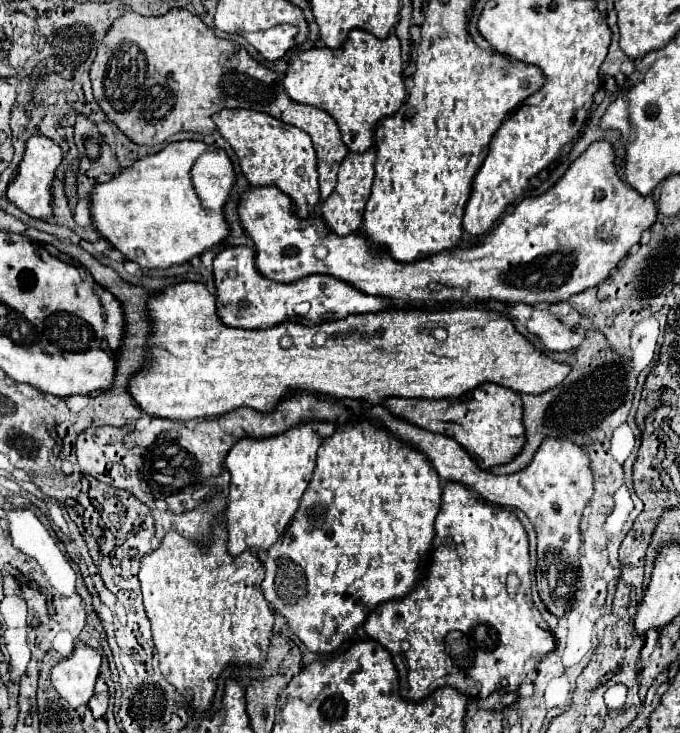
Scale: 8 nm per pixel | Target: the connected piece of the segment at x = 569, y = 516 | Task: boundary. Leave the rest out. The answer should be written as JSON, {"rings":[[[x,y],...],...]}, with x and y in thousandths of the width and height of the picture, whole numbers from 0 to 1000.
{"rings":[[[563,553],[543,555],[537,569],[543,569],[546,574],[563,577],[563,583],[575,585],[596,604],[604,604],[607,610],[619,613],[634,626],[634,632],[640,634],[643,645],[651,653],[675,656],[687,662],[690,667],[701,670],[710,681],[731,686],[737,692],[766,694],[784,714],[790,733],[793,730],[796,733],[834,733],[831,722],[846,722],[846,727],[851,724],[857,694],[872,675],[872,643],[869,643],[866,621],[860,618],[860,613],[843,604],[840,599],[807,596],[796,604],[793,615],[787,618],[781,634],[772,637],[772,643],[763,643],[754,648],[725,648],[719,643],[710,643],[672,602],[654,593],[625,588],[619,583],[610,583],[599,577],[596,572],[575,566]]]}

